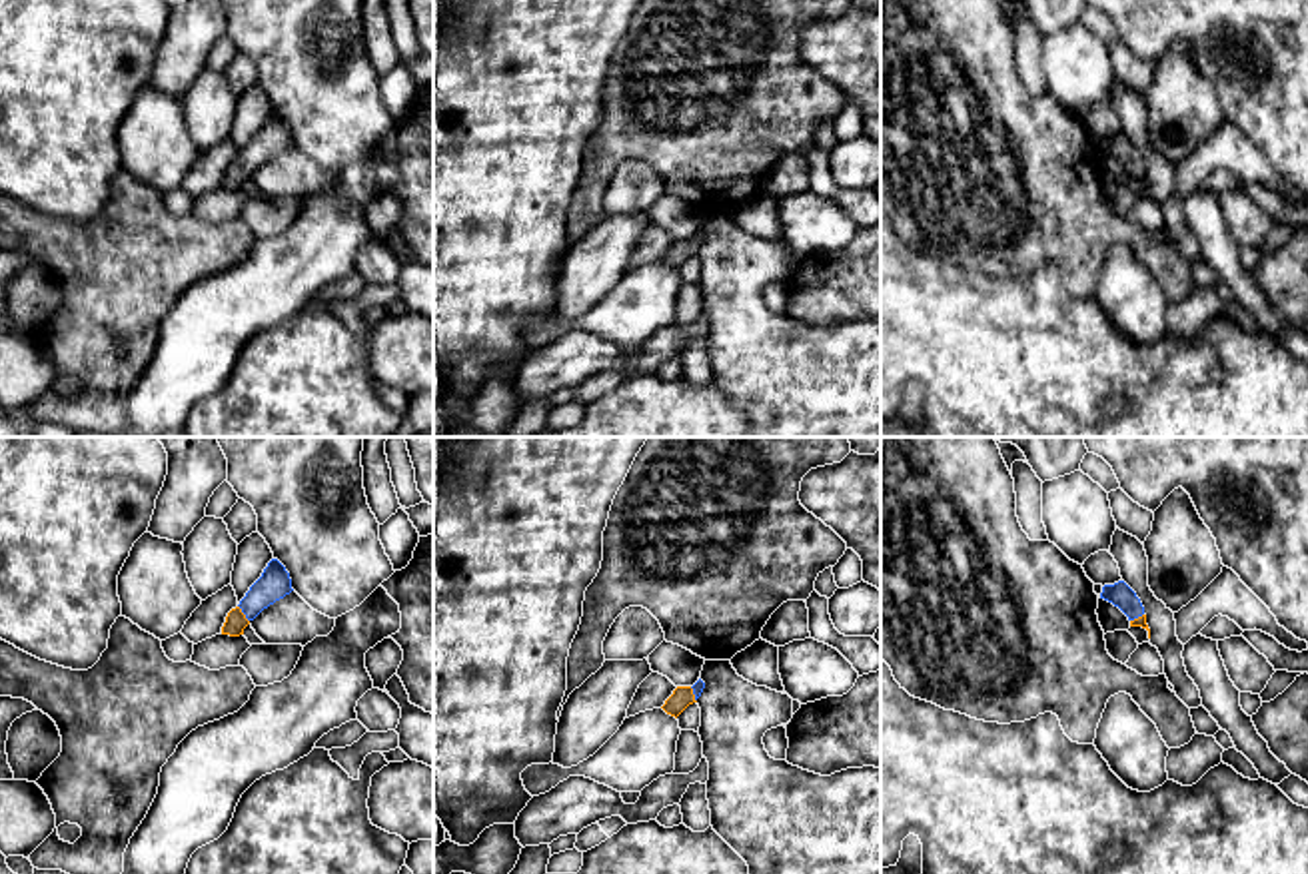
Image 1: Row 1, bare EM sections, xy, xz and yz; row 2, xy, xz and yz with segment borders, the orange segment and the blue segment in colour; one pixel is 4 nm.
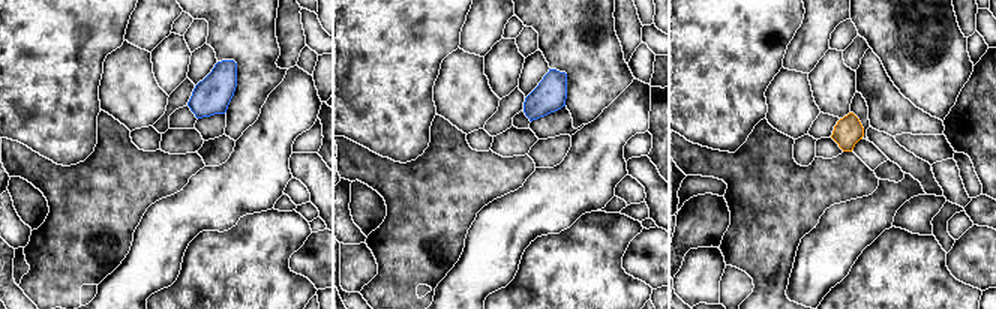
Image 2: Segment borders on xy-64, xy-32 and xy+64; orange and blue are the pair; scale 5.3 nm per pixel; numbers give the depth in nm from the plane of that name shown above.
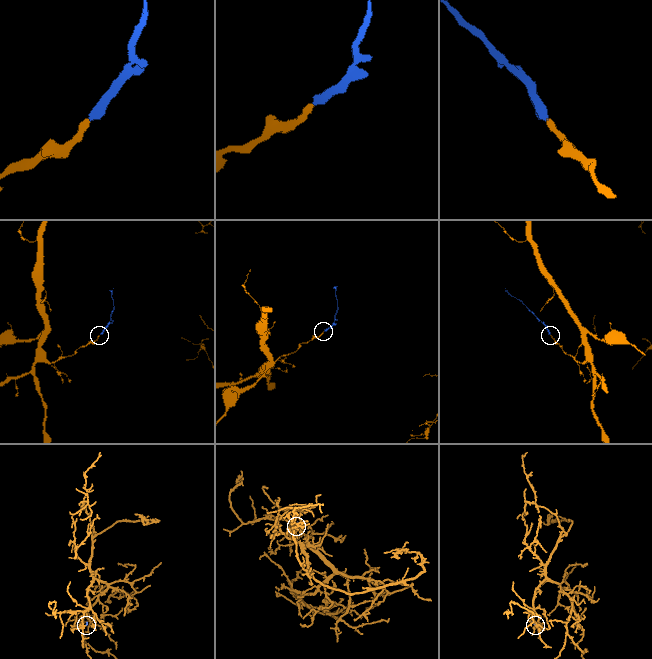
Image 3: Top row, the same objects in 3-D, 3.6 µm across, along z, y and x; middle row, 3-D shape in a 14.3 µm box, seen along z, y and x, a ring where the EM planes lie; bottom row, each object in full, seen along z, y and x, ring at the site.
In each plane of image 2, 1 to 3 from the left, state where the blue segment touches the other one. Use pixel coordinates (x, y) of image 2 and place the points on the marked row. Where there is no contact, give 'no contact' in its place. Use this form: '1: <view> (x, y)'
1: no contact
2: no contact
3: no contact

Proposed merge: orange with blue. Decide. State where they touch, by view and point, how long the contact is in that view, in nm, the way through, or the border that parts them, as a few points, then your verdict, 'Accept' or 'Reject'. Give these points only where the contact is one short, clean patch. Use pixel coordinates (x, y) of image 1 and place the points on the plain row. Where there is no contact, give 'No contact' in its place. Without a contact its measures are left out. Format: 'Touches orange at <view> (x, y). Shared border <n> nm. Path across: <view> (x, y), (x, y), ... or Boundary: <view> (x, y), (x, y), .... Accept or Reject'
Touches orange at xy (242, 166). Shared border 80 nm. Path across: xy (236, 174), (242, 166), (274, 136). Accept

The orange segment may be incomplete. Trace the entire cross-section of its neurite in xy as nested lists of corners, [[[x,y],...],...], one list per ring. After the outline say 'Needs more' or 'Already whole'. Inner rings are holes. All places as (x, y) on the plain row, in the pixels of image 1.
[[[272,112],[262,130],[250,140],[246,150],[232,162],[222,180],[222,188],[240,190],[244,182],[270,158],[290,148],[292,132],[286,120]]]. Needs more

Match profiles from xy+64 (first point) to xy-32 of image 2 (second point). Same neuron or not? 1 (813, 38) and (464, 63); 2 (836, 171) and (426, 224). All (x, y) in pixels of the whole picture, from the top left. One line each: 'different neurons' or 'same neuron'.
1: different neurons
2: same neuron

